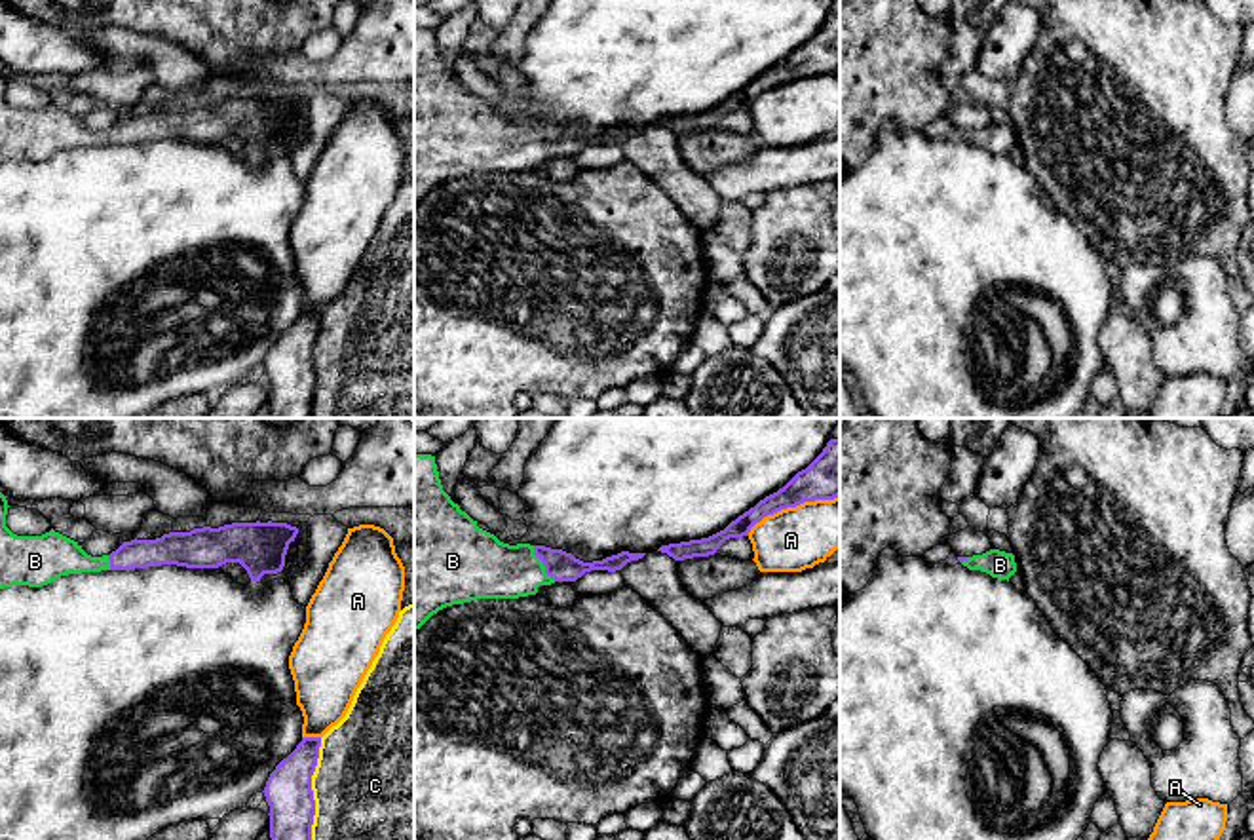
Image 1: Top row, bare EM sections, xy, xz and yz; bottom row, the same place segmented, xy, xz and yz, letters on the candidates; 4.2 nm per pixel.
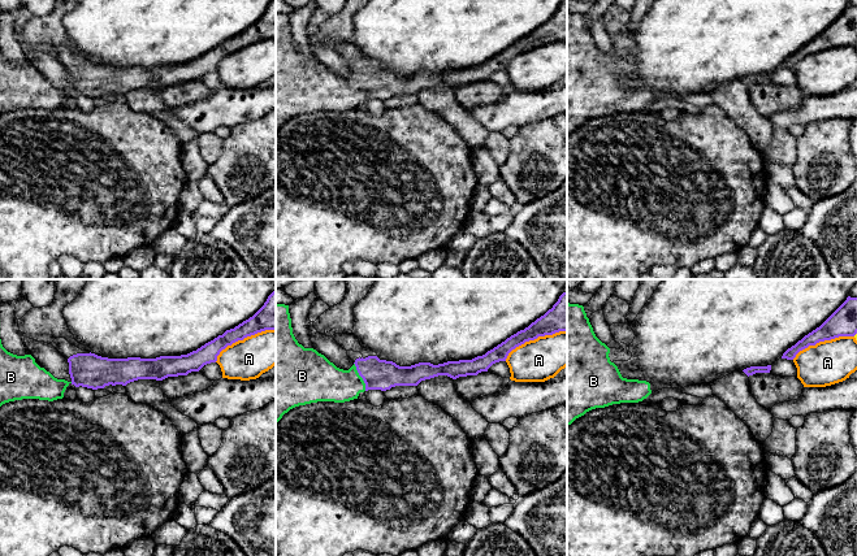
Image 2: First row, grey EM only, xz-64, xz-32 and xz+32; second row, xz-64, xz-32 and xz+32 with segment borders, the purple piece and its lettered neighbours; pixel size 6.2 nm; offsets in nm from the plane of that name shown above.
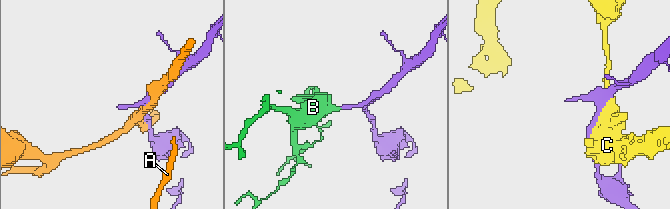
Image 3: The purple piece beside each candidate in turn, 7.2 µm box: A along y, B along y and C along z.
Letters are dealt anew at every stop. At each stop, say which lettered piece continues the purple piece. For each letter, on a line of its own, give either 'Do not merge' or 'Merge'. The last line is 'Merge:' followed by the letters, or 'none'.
A: Do not merge
B: Merge
C: Do not merge
Merge: B

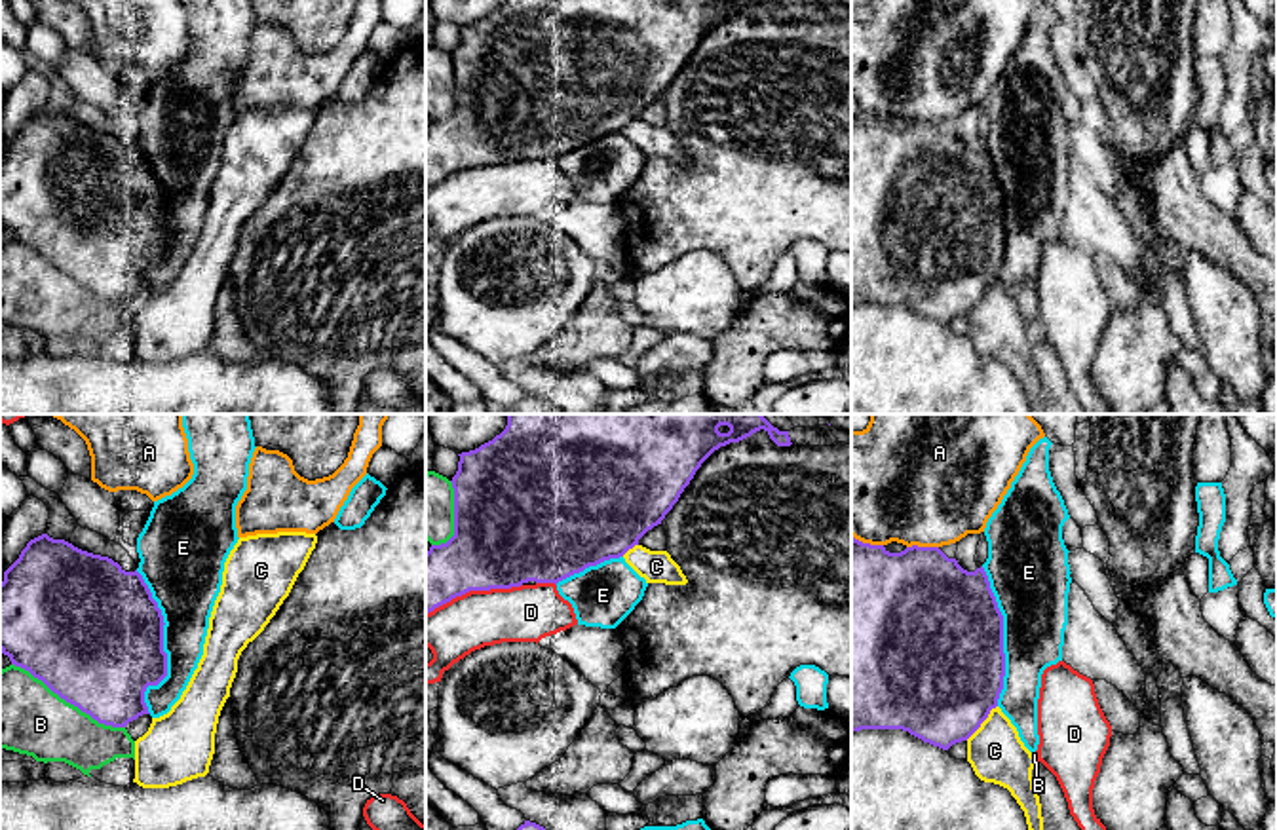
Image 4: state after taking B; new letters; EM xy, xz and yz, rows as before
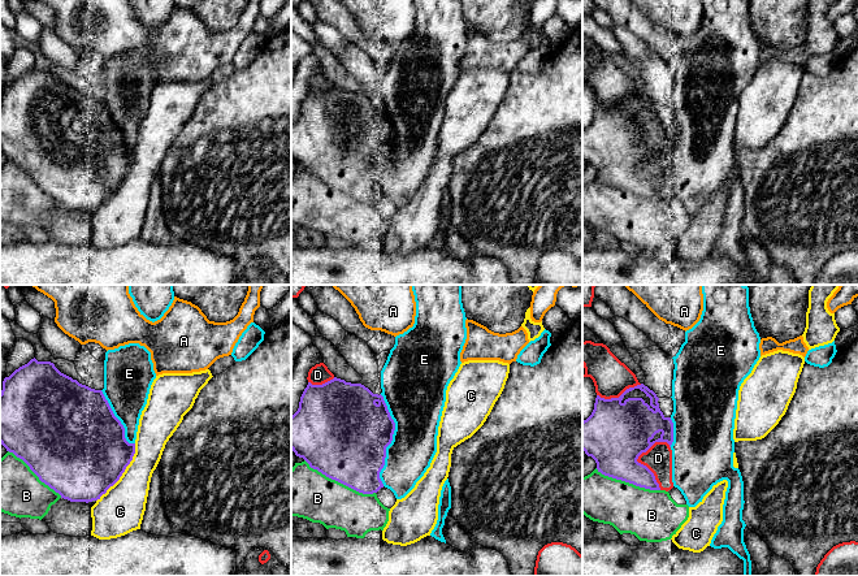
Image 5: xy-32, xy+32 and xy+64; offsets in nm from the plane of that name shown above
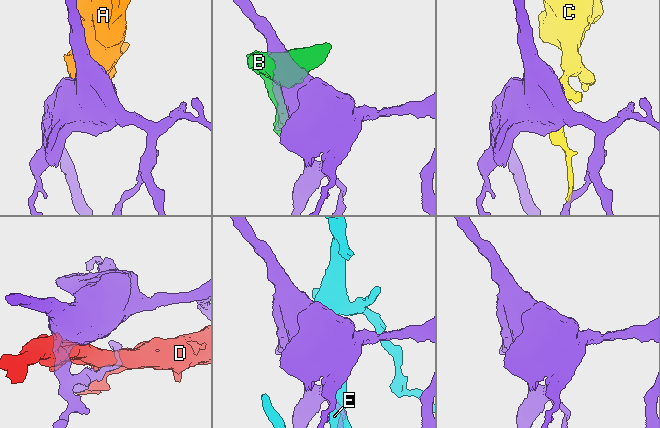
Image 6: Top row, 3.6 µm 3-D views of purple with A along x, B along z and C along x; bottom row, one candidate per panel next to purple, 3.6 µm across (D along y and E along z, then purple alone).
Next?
A: Do not merge
B: Do not merge
C: Do not merge
D: Do not merge
E: Do not merge
Merge: none

